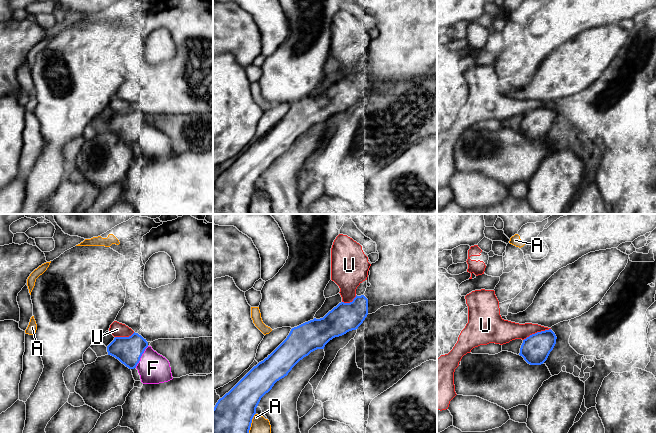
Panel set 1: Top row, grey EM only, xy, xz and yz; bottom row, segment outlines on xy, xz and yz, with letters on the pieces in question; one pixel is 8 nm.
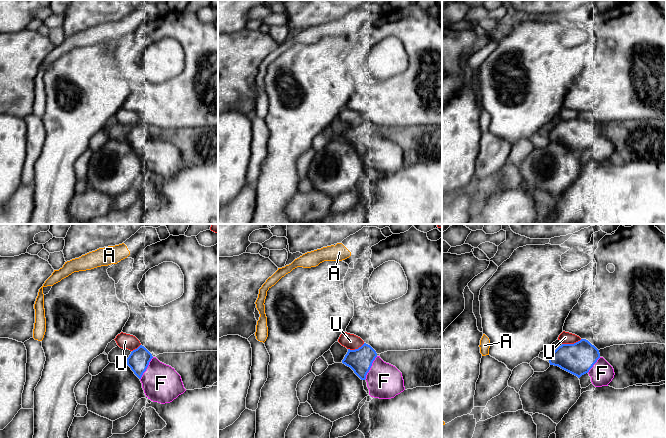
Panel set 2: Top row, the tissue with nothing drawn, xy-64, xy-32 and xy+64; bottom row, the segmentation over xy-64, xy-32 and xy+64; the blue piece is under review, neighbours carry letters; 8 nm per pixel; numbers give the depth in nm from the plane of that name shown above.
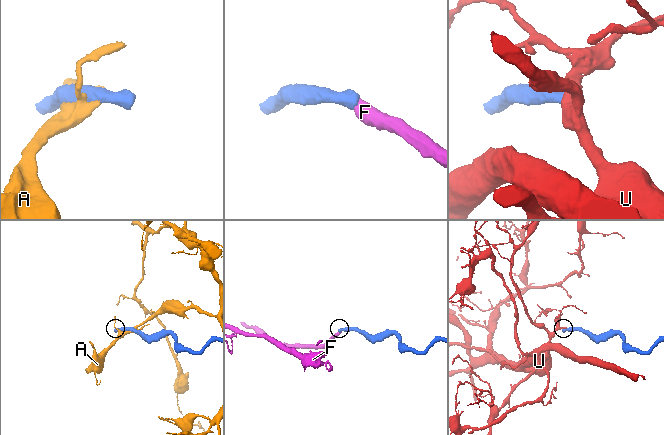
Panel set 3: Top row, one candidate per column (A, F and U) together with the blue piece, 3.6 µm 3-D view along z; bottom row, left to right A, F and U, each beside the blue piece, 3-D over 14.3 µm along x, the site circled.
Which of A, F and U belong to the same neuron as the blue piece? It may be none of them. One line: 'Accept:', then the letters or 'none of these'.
Accept: F

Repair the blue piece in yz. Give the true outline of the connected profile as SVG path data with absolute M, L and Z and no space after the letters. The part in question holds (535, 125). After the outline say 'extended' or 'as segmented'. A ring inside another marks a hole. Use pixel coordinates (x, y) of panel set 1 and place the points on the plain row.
M551 105L532 110L523 116L519 131L530 141L541 141L553 126L556 115Z; as segmented

